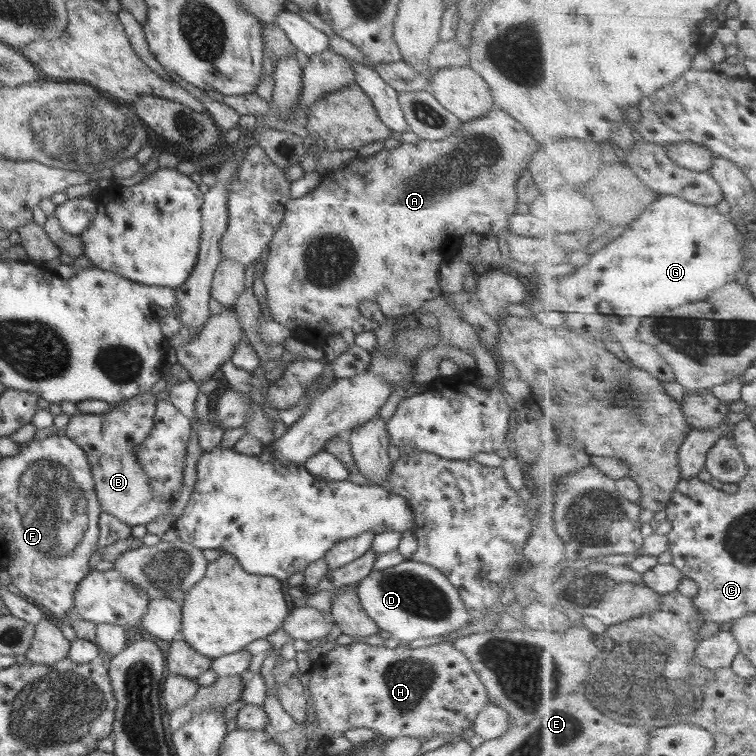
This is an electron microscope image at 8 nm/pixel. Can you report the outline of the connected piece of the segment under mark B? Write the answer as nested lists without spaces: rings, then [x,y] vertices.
[[[150,391],[138,394],[114,405],[104,414],[77,412],[65,428],[66,436],[84,450],[91,464],[101,510],[131,527],[146,526],[153,520],[167,516],[175,501],[174,498],[161,498],[155,494],[148,475],[137,463],[136,450],[154,430],[157,395]]]

